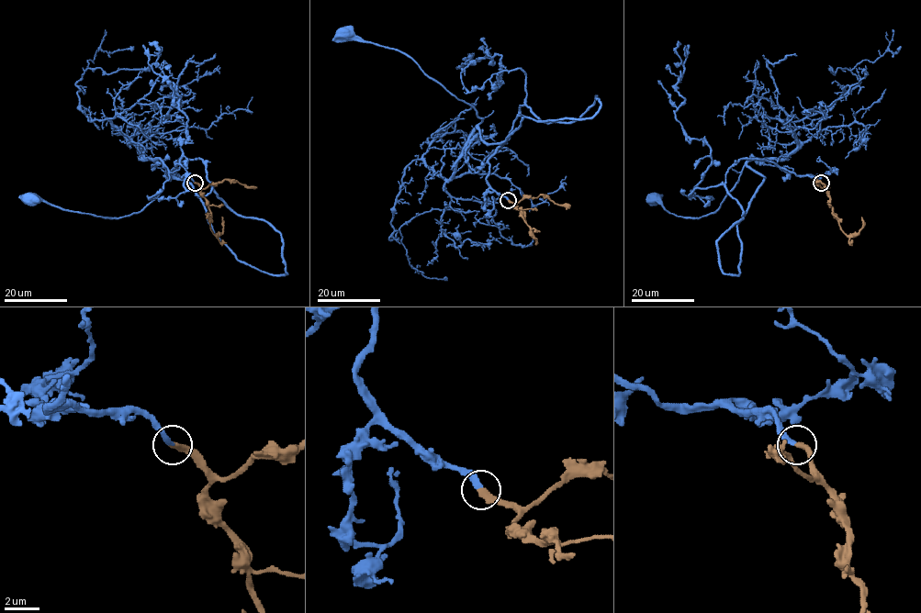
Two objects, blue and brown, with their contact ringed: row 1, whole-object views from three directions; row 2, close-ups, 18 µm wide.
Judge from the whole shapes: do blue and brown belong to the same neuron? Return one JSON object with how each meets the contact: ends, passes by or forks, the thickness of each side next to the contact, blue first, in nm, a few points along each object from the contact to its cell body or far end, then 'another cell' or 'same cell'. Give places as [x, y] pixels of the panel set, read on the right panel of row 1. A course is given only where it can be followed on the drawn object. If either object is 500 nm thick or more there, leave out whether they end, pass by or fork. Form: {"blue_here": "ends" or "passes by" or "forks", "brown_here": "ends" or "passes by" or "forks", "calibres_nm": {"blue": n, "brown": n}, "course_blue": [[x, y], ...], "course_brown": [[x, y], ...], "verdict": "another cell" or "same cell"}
{"blue_here": "ends", "brown_here": "ends", "calibres_nm": {"blue": 320, "brown": 400}, "course_blue": [[820, 183], [750, 159], [705, 216], [676, 216], [652, 196]], "course_brown": [[820, 183], [846, 234], [856, 235], [859, 231], [861, 217]], "verdict": "same cell"}

